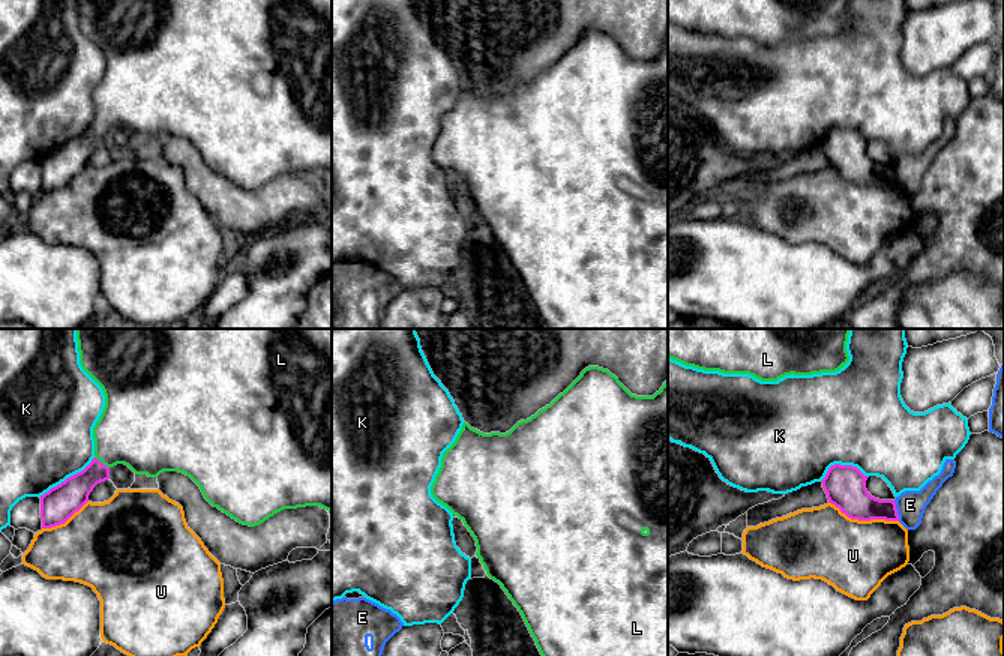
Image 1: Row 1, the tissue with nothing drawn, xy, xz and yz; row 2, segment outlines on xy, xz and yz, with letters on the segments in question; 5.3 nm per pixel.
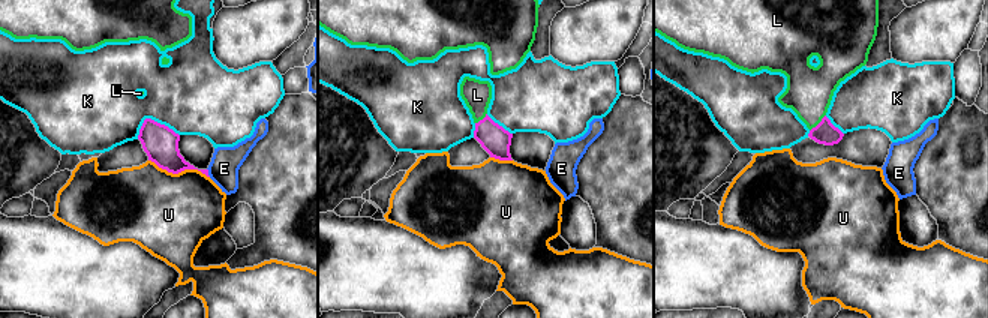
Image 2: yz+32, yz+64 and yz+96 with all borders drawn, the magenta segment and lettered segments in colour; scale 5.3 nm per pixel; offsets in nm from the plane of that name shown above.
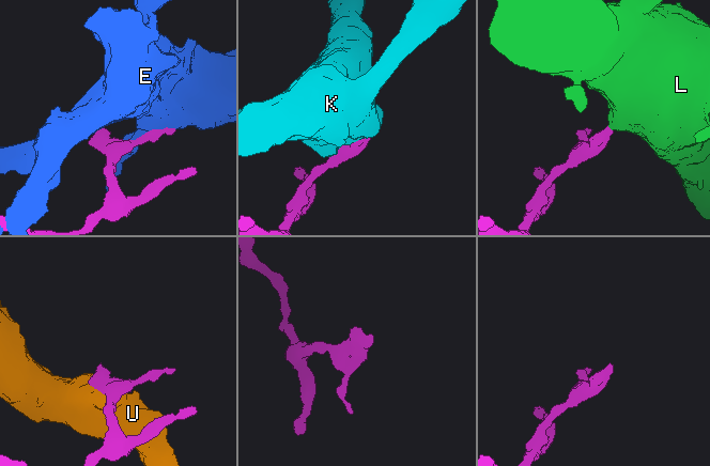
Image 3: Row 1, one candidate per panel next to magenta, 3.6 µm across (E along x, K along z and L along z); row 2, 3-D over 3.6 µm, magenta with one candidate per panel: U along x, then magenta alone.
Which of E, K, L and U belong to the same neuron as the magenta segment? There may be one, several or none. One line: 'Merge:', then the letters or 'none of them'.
Merge: L

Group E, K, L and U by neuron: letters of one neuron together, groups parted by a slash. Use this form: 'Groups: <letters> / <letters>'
Groups: E / K / L / U

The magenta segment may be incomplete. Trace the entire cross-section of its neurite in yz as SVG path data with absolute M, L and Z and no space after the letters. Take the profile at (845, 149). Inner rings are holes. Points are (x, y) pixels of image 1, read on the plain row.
M834 128L821 144L828 167L851 183L899 185L894 164L879 164L866 153L867 140L857 131Z

